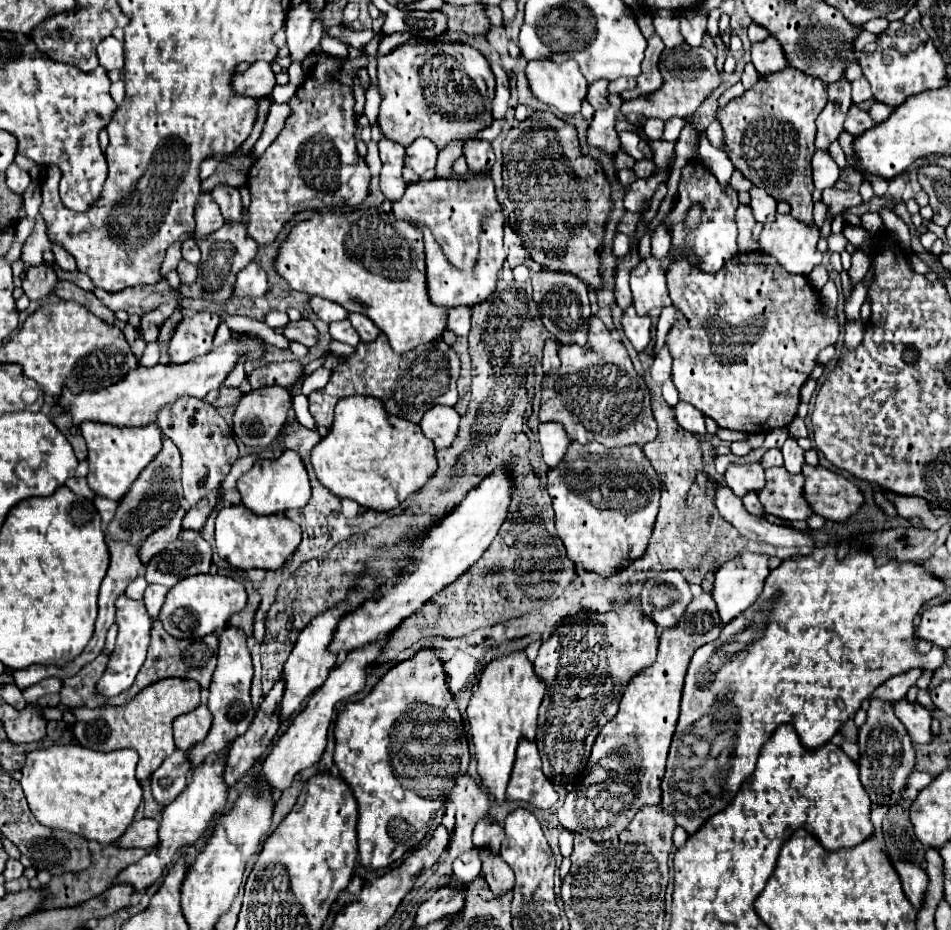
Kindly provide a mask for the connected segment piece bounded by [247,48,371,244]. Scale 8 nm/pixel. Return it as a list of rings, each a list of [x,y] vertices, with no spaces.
[[[361,48],[355,60],[329,56],[323,50],[317,54],[311,74],[287,102],[291,114],[283,130],[249,170],[249,236],[255,242],[271,244],[281,226],[301,210],[341,204],[355,206],[365,200],[371,174],[355,148],[353,76],[361,68],[367,68],[367,64],[369,54],[365,48]]]

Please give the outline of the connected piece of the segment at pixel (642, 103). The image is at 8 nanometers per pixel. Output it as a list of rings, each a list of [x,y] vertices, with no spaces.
[[[681,44],[677,48],[665,48],[659,58],[659,72],[663,76],[663,84],[659,90],[655,90],[649,96],[639,96],[633,100],[625,100],[621,104],[623,114],[637,114],[645,118],[661,118],[669,120],[673,116],[687,118],[693,116],[695,110],[701,106],[701,102],[709,96],[711,90],[715,90],[721,82],[719,72],[715,68],[715,58],[707,48],[691,48],[687,44]]]

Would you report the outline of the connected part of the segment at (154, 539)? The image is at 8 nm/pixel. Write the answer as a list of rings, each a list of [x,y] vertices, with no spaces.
[[[179,508],[177,516],[167,524],[163,526],[161,530],[153,532],[139,548],[139,558],[141,558],[141,564],[145,566],[145,562],[149,562],[149,558],[153,558],[153,554],[159,554],[161,550],[165,550],[165,546],[169,546],[169,542],[173,542],[173,538],[177,538],[177,534],[181,532],[181,518],[183,518],[185,510]]]

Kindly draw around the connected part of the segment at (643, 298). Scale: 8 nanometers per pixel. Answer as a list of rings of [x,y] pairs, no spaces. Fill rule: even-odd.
[[[647,258],[631,270],[631,292],[637,316],[645,316],[651,308],[671,306],[671,298],[665,284],[665,272],[673,260],[677,258]]]

